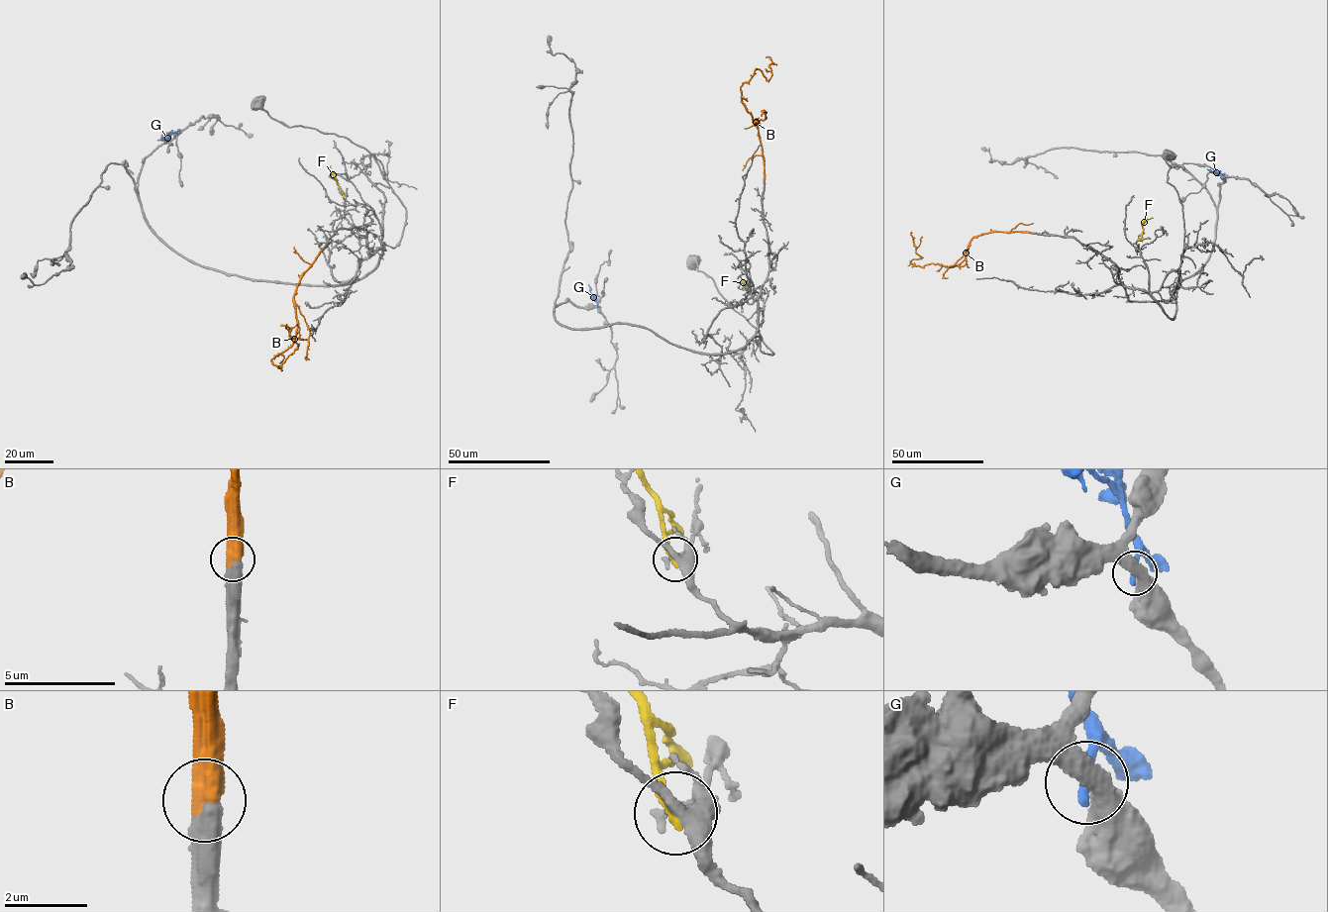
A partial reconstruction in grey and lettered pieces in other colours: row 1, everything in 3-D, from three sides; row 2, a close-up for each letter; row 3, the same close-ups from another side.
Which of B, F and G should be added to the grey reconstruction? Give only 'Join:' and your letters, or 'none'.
Join: B

